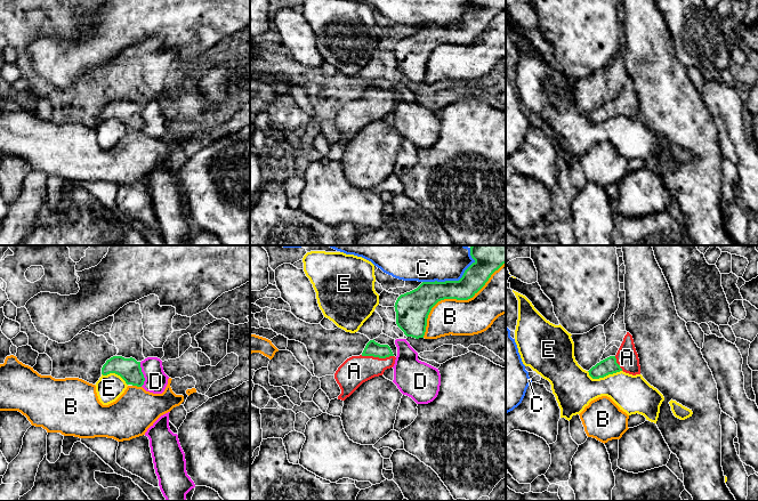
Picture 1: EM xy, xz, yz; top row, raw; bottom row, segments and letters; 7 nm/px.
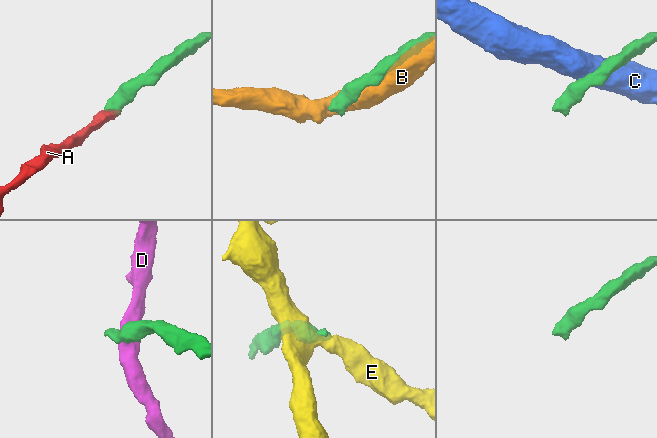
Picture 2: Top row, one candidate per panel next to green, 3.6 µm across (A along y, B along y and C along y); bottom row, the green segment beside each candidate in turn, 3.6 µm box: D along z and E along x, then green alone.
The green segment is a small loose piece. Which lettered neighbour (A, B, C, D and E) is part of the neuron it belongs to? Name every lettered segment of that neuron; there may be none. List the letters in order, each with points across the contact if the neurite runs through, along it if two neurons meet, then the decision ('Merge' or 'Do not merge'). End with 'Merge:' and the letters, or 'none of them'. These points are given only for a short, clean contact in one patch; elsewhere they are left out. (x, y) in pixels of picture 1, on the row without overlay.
A: Path across: xz (372, 93), (377, 100), (368, 110), (354, 115). Merge
B: Do not merge
C: Do not merge
D: Boundary: xy (139, 106), (144, 122), (142, 130). Do not merge
E: Boundary: yz (621, 114), (598, 122), (593, 122), (587, 115). Do not merge
Merge: A

